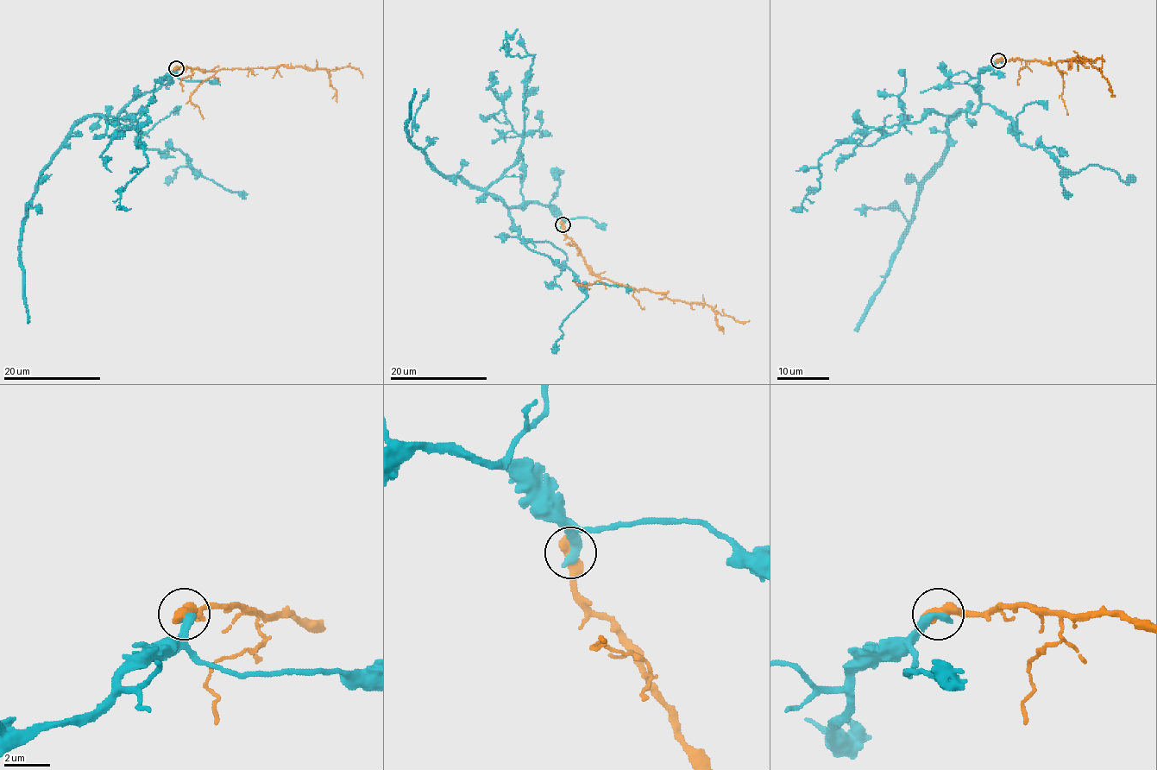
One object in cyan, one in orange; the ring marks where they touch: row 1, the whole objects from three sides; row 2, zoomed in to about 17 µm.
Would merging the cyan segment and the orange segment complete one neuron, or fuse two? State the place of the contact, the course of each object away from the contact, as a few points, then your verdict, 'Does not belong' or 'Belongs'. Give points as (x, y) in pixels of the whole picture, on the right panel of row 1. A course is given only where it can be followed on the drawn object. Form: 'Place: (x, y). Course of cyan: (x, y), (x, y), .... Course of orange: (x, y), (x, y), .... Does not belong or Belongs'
Place: (998, 60). Course of cyan: (998, 60), (976, 84), (980, 105), (959, 110), (947, 123), (947, 151), (923, 185), (901, 249), (857, 331). Course of orange: (998, 60), (1055, 63), (1077, 58), (1082, 61), (1094, 63), (1101, 59), (1102, 71). Does not belong

